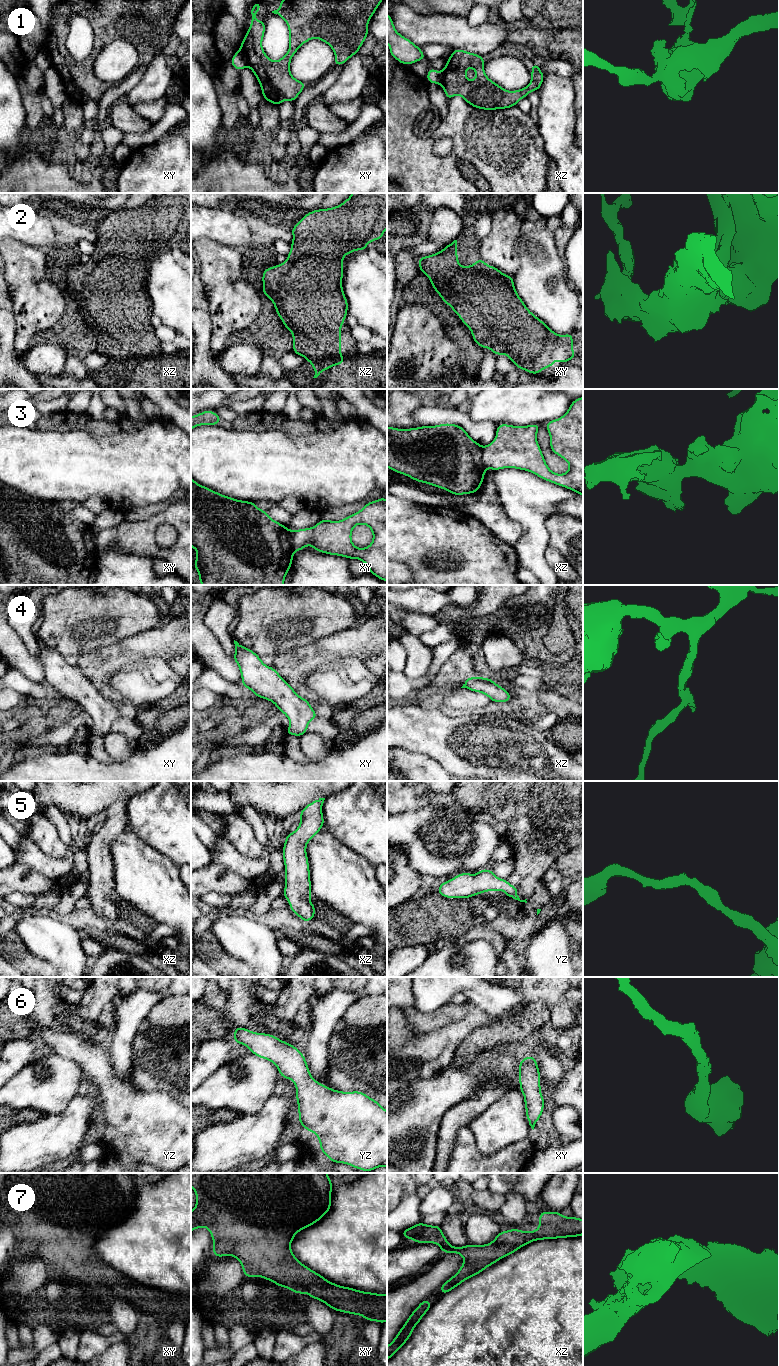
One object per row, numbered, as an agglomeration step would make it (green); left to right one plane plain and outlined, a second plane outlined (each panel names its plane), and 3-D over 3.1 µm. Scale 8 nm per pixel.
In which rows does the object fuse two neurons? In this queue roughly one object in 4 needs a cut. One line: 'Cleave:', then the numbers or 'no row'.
Cleave: 1, 3

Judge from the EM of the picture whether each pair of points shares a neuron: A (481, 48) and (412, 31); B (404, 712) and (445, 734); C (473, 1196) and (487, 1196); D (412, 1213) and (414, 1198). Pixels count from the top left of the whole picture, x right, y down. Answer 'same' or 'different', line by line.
A: same
B: same
C: same
D: same

